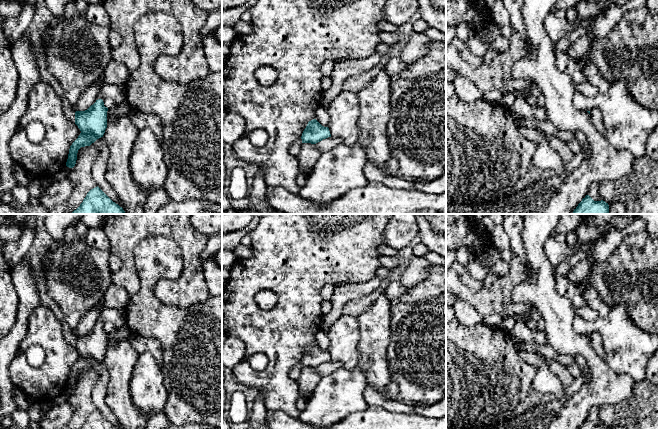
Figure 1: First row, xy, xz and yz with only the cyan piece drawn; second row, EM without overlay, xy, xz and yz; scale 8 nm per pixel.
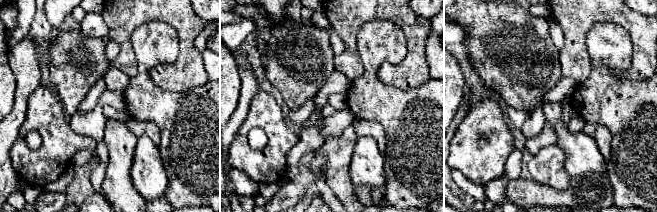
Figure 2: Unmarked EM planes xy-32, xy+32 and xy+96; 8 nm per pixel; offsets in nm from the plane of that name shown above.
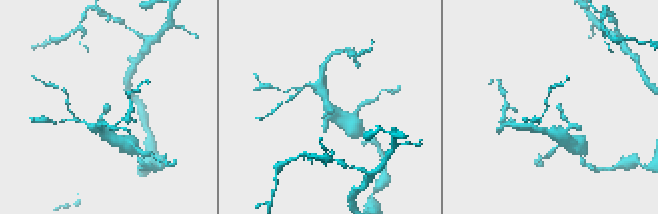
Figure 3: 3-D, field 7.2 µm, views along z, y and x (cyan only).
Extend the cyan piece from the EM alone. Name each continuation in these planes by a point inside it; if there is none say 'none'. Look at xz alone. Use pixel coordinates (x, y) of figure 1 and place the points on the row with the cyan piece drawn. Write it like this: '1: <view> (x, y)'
none

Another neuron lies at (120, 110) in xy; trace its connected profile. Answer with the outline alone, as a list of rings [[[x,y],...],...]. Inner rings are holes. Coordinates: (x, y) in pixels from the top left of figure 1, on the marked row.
[[[123,103],[118,104],[114,108],[108,108],[107,111],[107,124],[109,121],[112,121],[113,119],[118,119],[119,117],[128,116],[129,112],[131,111],[131,108],[129,104]]]

